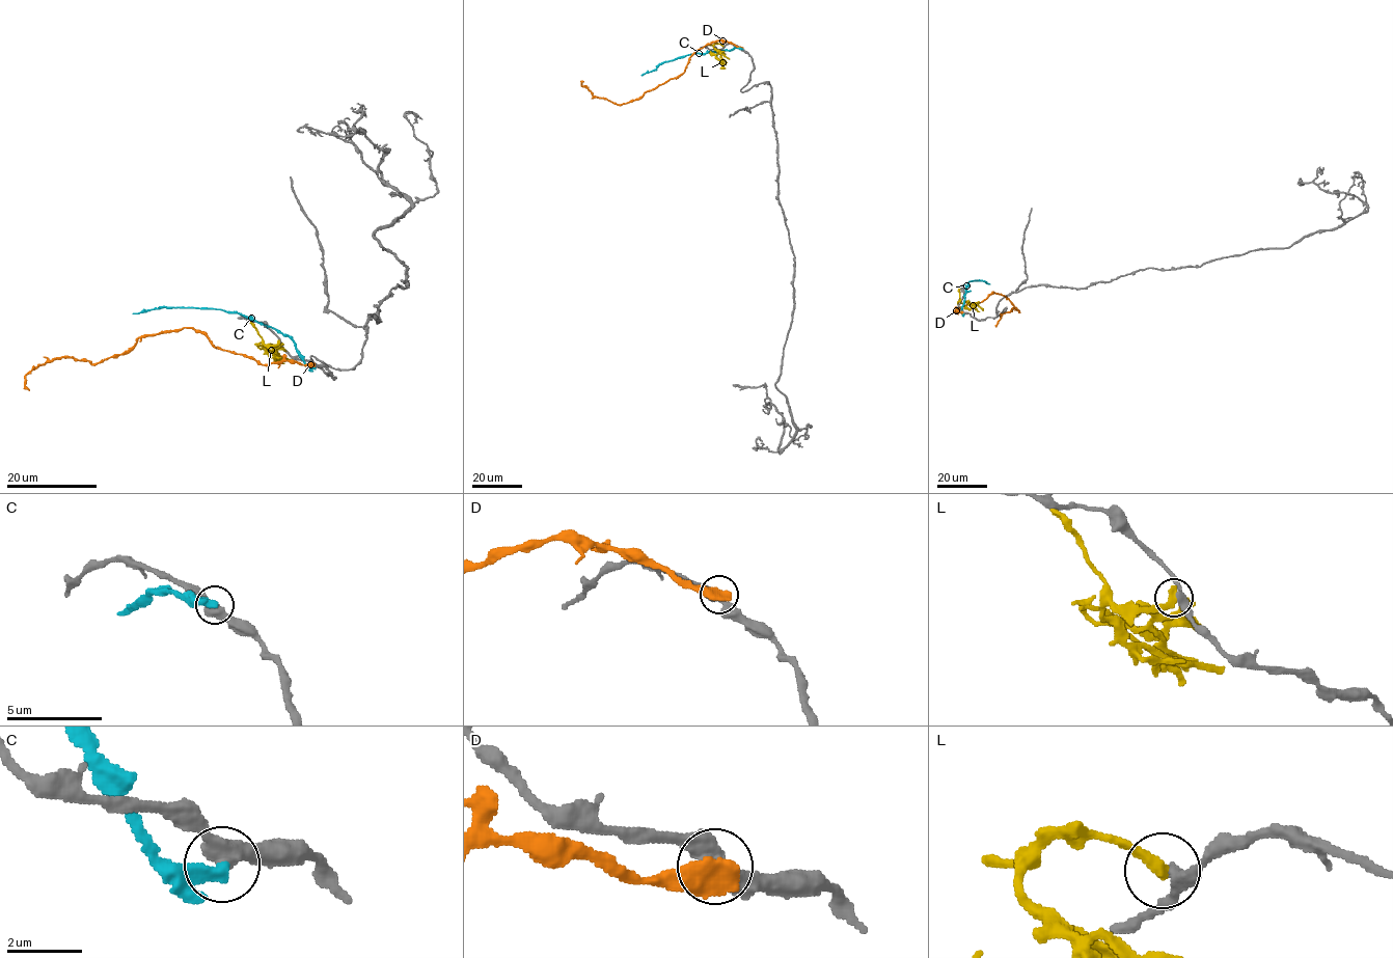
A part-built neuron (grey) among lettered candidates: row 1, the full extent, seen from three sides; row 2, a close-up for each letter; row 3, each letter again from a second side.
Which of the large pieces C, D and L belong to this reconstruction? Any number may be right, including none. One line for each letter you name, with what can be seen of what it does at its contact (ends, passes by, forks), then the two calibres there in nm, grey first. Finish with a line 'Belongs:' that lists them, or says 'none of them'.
Belongs: none of them

